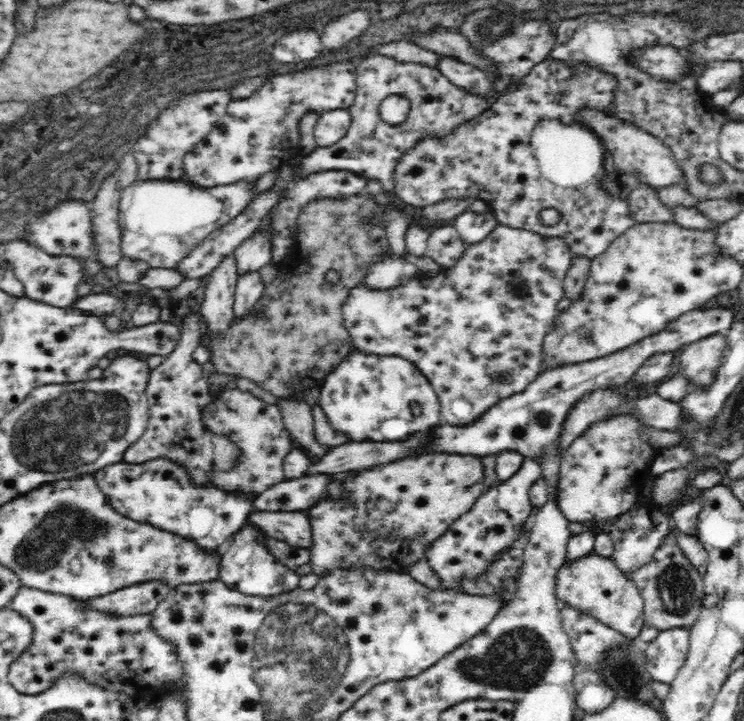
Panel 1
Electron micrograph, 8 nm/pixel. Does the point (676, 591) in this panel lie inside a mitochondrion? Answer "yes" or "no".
yes

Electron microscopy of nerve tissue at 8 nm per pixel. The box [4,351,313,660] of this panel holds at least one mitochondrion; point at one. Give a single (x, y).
(47, 438)

